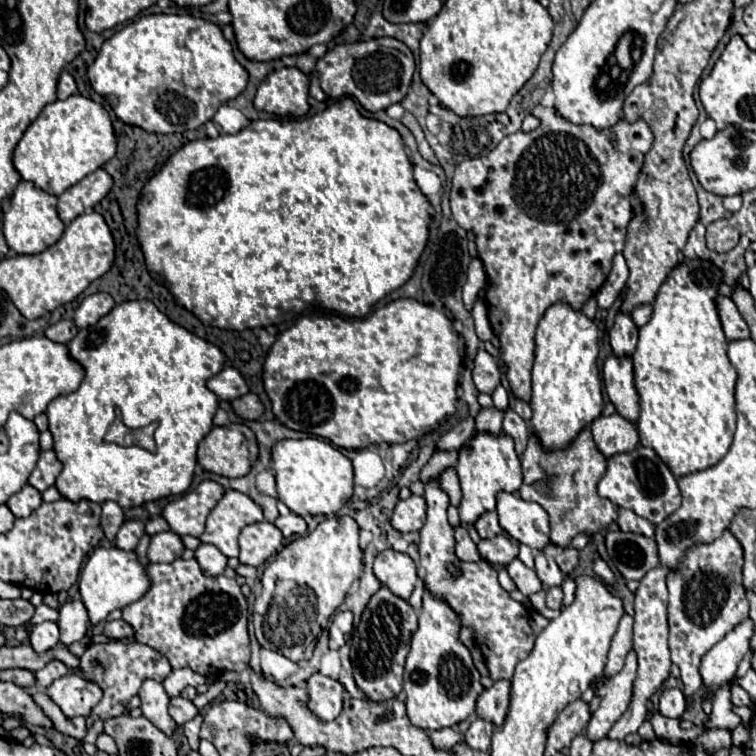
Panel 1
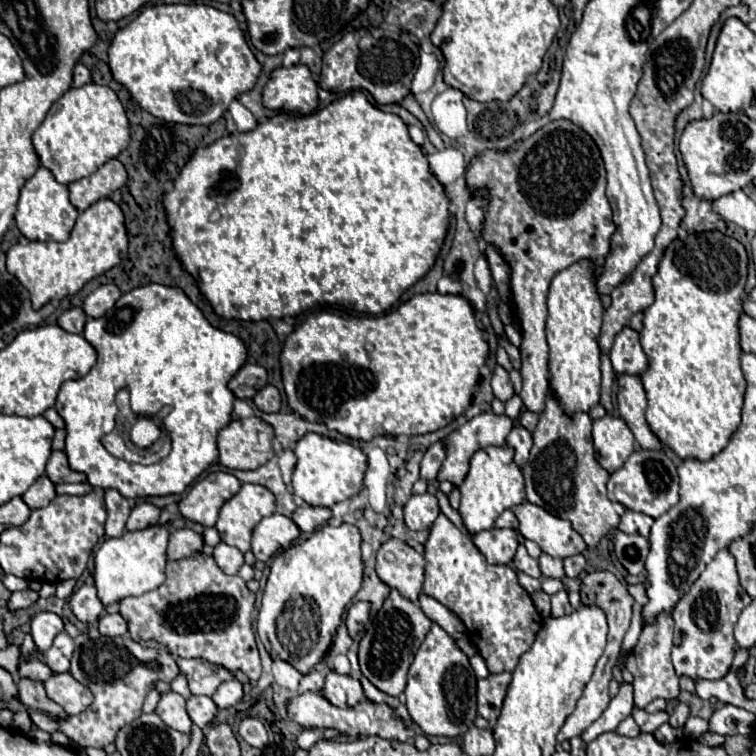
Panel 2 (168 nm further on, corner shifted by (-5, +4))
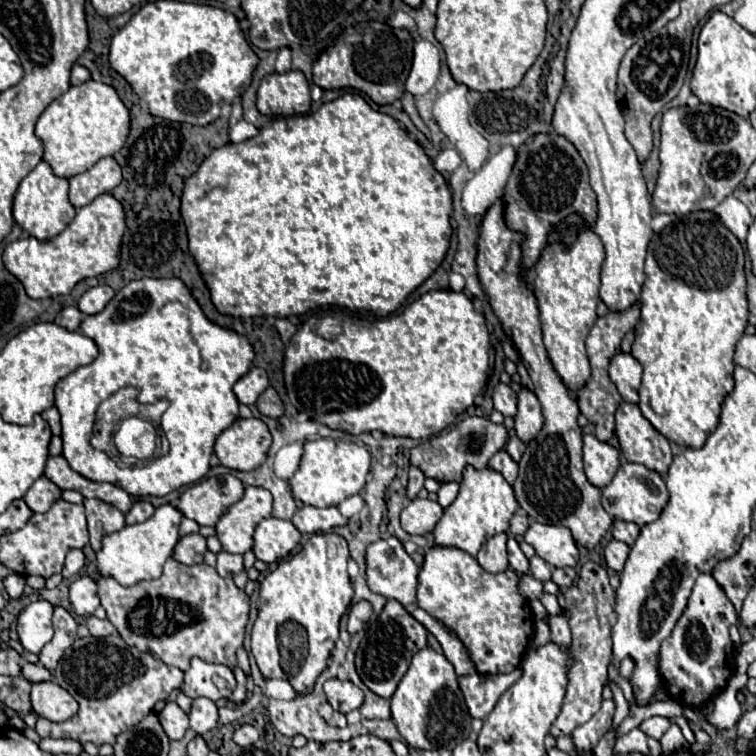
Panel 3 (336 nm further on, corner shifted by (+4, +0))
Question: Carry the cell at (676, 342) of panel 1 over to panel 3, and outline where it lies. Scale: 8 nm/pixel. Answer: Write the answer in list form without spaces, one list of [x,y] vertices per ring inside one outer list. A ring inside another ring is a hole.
[[[709,211],[685,215],[661,233],[655,233],[645,259],[645,283],[641,289],[641,317],[635,325],[631,355],[643,365],[639,409],[643,417],[671,443],[701,449],[717,429],[723,399],[733,391],[733,351],[747,327],[745,255],[737,237]]]

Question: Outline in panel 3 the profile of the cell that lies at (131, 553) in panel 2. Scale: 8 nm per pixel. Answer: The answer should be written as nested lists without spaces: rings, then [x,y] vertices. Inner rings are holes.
[[[161,505],[155,509],[155,515],[145,523],[125,525],[121,531],[103,537],[101,549],[95,553],[97,573],[101,577],[113,577],[123,587],[137,585],[141,581],[151,581],[161,577],[163,563],[171,557],[175,543],[179,541],[179,523],[181,513],[171,505]]]

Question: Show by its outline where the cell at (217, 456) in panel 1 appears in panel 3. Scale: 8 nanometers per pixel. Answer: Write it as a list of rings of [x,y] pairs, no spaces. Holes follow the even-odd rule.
[[[235,419],[231,427],[227,427],[215,441],[215,455],[221,465],[237,471],[253,471],[265,459],[271,447],[271,433],[261,419]]]

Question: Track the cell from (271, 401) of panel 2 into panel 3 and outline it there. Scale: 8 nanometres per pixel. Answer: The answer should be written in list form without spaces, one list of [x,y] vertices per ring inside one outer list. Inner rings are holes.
[[[267,387],[259,395],[259,399],[257,399],[255,405],[267,417],[281,417],[283,415],[283,403],[281,403],[281,399],[279,399],[279,395],[277,395],[277,391],[273,387]]]

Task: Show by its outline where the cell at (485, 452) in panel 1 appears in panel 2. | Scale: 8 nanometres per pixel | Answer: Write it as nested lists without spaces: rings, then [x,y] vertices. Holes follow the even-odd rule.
[[[486,447],[478,449],[470,459],[470,471],[460,485],[460,507],[458,513],[470,535],[492,529],[502,511],[512,509],[526,501],[524,477],[520,467],[514,463],[514,451],[510,447]]]

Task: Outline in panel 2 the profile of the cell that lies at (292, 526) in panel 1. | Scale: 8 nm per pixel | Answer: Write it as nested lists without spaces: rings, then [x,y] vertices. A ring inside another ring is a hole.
[[[304,505],[298,507],[292,515],[294,523],[304,531],[304,533],[312,533],[314,529],[318,529],[320,525],[324,525],[328,519],[332,517],[328,507],[312,507],[312,505]]]

